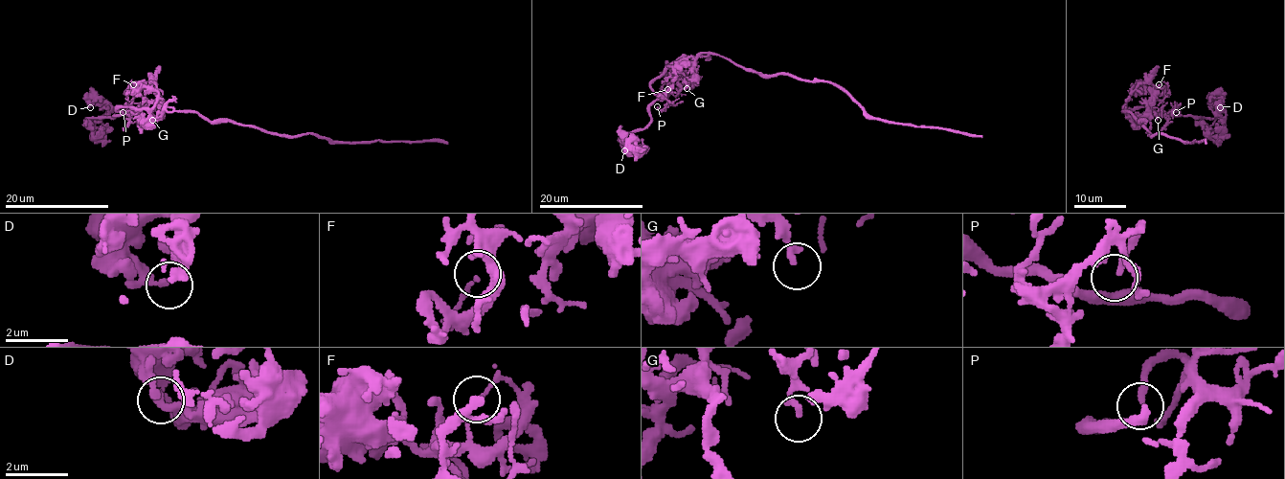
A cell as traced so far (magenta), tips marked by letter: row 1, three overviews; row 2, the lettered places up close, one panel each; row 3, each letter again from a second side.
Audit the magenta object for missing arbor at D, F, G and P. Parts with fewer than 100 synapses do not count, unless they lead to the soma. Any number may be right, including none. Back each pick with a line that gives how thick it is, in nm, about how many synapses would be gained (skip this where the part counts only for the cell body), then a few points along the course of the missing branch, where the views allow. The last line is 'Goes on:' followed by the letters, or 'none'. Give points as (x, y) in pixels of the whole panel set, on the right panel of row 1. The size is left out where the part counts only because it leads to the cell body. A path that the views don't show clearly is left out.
Goes on: none

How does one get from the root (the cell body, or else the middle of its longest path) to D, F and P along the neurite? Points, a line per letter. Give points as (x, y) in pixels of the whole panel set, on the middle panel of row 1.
D: (743, 68), (707, 53), (675, 59), (650, 84), (650, 121), (622, 139), (639, 155), (624, 150)
F: (743, 68), (701, 53), (679, 64), (667, 89)
P: (743, 68), (701, 53), (679, 64), (674, 85), (665, 95), (665, 107), (657, 106)

